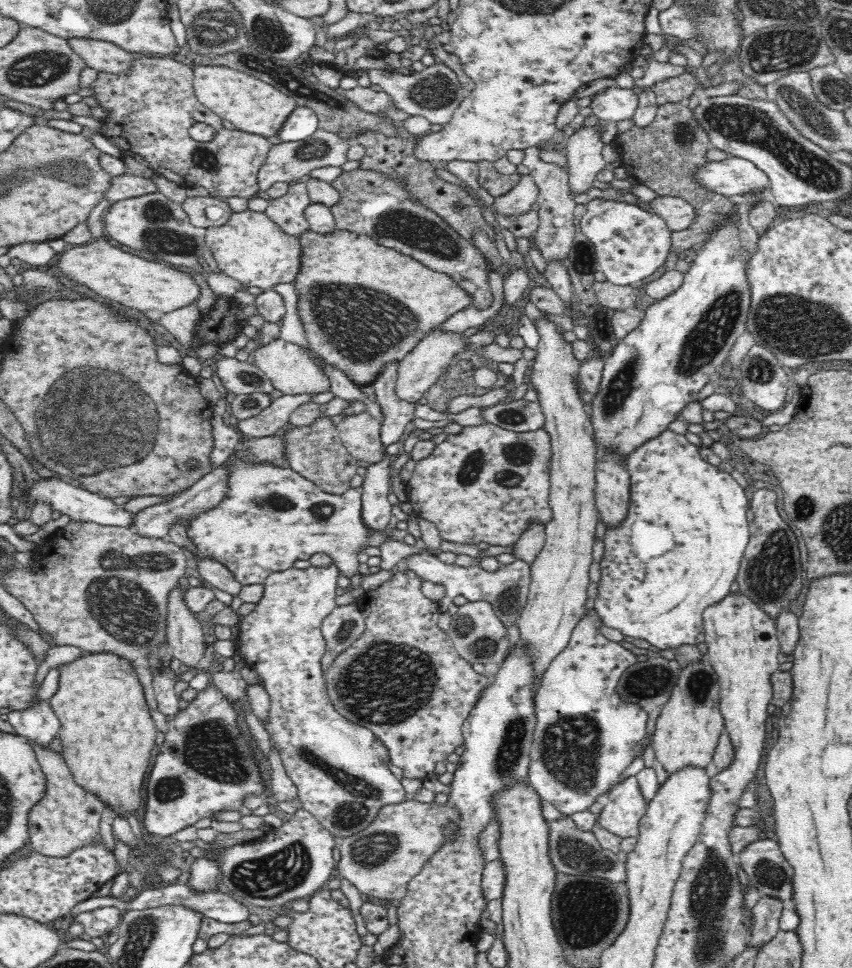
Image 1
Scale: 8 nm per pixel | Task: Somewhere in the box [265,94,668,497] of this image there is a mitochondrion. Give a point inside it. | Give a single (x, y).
(358, 335)

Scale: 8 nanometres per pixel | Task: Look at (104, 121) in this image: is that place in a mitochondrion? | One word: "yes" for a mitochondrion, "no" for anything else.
no

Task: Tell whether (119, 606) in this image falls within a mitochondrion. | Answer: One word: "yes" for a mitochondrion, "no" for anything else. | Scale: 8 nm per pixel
yes

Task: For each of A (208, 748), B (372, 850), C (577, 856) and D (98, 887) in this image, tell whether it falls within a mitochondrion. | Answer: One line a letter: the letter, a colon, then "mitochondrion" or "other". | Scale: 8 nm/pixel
A: mitochondrion
B: mitochondrion
C: mitochondrion
D: other

